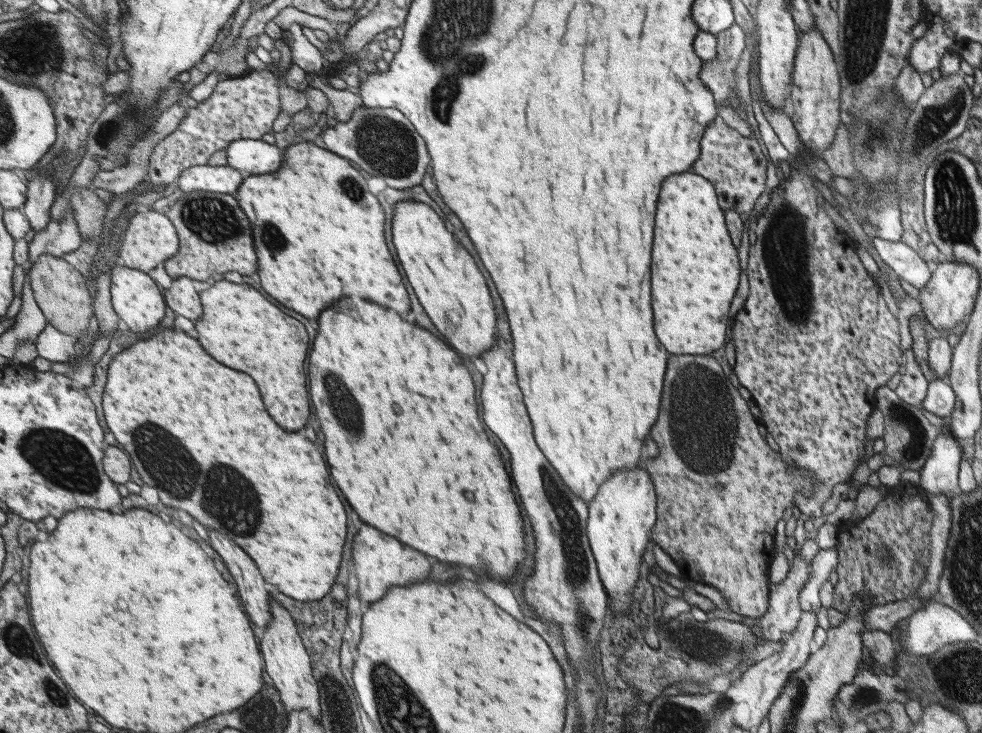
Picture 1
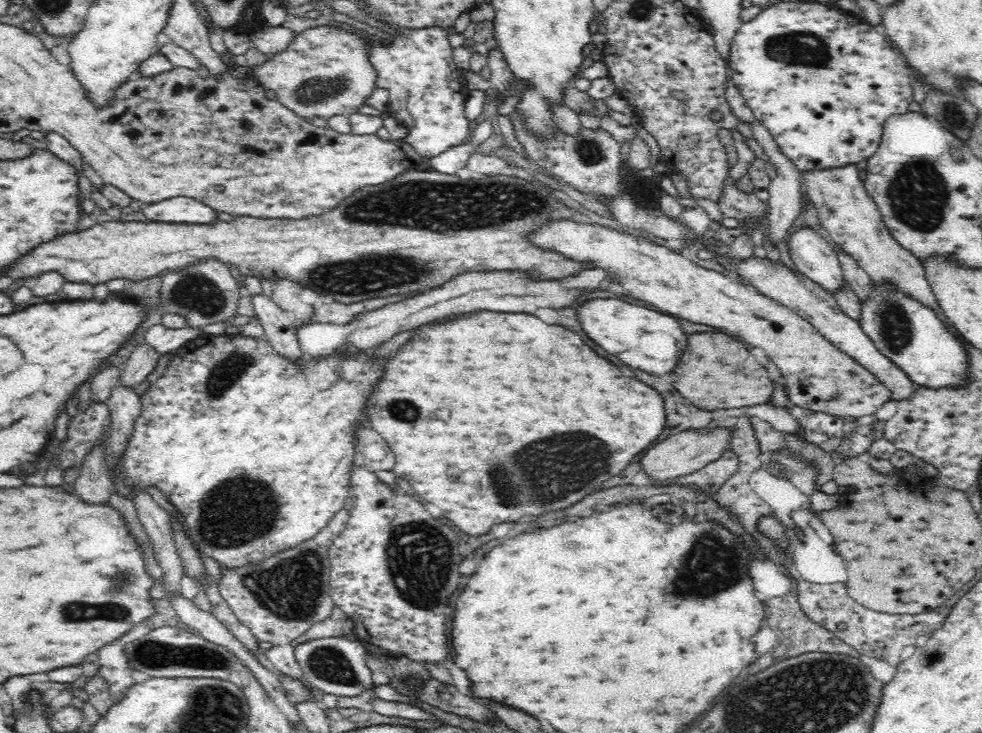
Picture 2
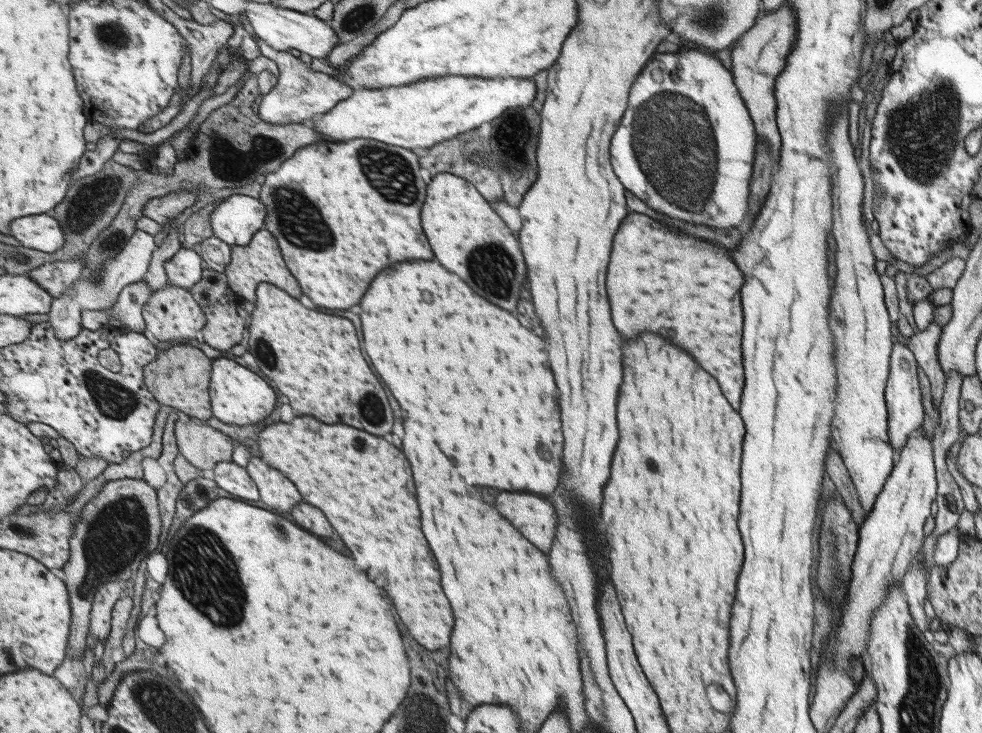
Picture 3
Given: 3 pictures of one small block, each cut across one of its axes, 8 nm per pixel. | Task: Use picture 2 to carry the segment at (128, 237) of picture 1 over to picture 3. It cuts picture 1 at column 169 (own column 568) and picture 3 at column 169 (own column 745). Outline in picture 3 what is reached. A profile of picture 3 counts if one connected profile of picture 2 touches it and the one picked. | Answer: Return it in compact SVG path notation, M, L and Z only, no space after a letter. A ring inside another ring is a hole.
M170 284L167 288L155 291L151 299L145 303L143 316L146 320L146 328L159 341L179 344L183 340L197 339L197 334L205 328L208 321L206 312L201 310L201 307L190 289Z

